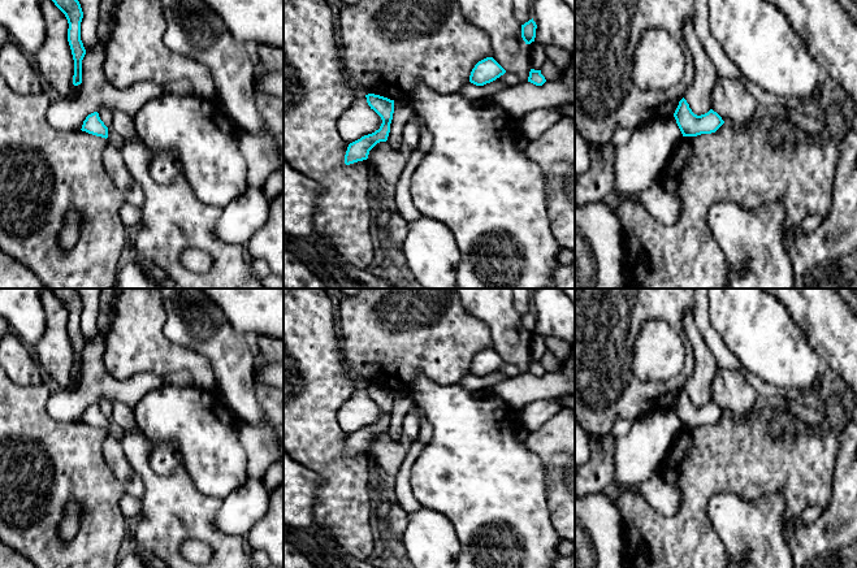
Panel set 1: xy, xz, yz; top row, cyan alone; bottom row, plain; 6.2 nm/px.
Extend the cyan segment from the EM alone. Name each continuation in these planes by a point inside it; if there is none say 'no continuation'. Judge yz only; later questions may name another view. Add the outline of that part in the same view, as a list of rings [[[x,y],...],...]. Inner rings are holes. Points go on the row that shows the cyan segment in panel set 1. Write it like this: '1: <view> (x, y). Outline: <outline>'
no continuation

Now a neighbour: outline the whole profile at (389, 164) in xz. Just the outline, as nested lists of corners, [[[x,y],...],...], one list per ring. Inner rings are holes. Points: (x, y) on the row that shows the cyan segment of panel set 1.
[[[388,142],[377,143],[368,155],[373,173],[395,186],[407,165],[408,152],[394,151]]]

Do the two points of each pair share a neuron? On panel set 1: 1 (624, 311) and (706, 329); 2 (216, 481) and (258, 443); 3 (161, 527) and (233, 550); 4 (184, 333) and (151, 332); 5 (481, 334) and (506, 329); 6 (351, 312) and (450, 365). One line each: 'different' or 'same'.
1: different
2: different
3: same
4: different
5: different
6: same

